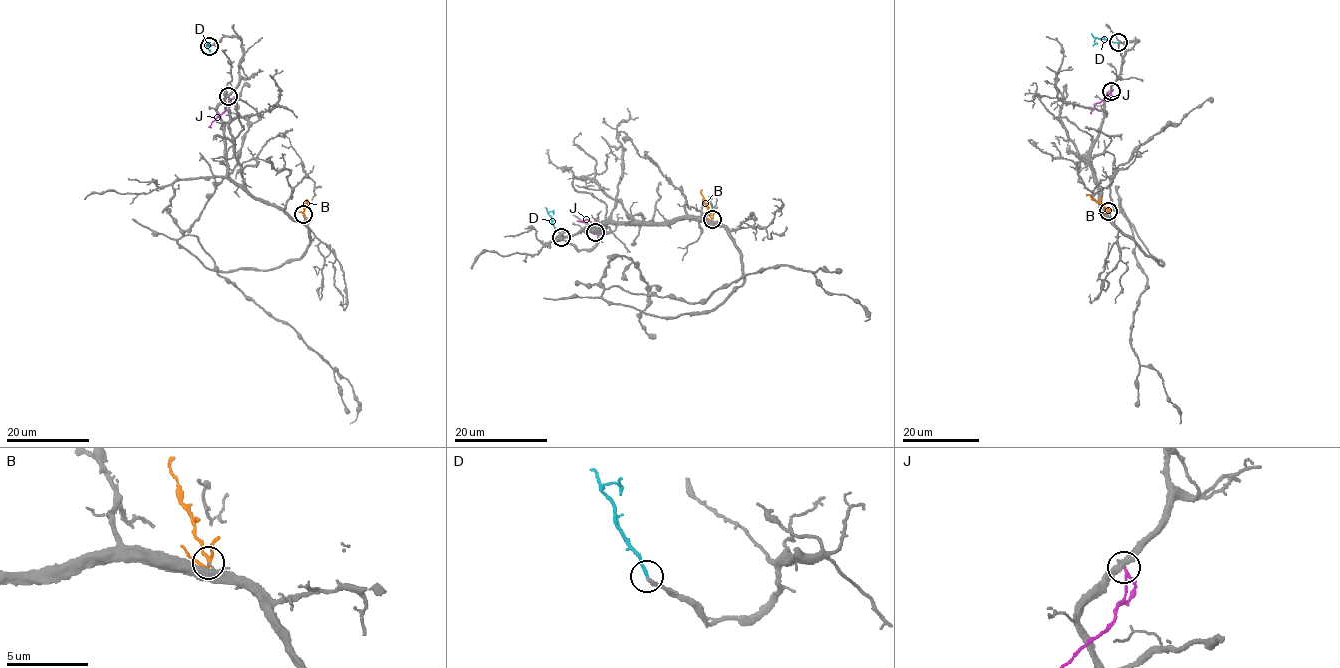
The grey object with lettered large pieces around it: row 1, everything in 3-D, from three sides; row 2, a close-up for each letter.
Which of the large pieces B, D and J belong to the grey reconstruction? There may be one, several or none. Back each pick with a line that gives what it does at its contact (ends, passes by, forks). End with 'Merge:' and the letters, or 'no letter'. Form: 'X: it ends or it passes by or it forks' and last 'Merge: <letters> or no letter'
D: it ends
Merge: D

